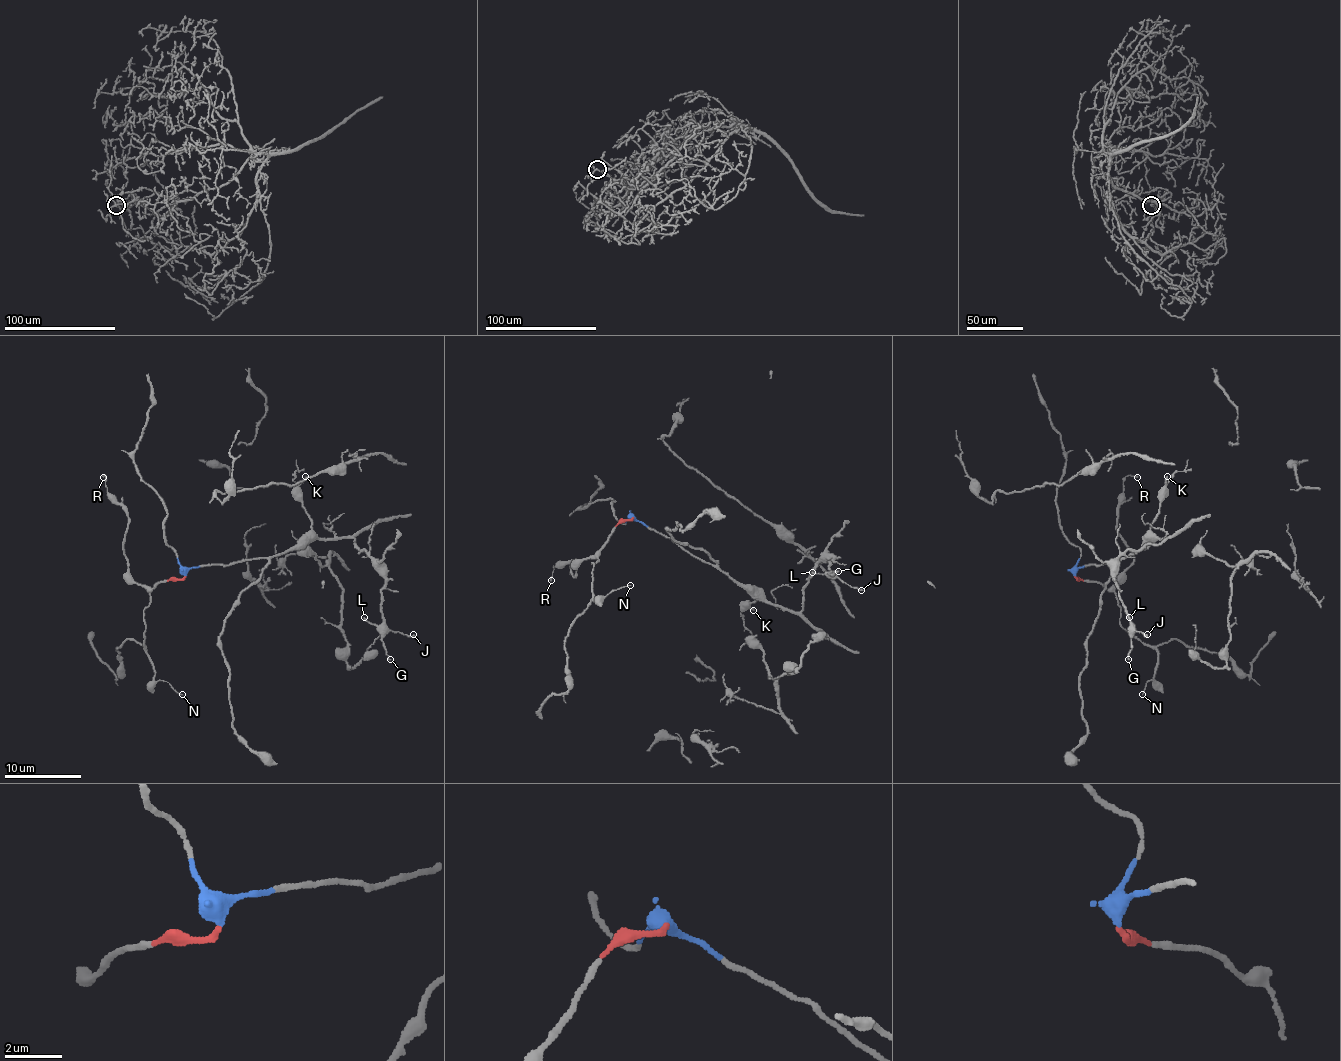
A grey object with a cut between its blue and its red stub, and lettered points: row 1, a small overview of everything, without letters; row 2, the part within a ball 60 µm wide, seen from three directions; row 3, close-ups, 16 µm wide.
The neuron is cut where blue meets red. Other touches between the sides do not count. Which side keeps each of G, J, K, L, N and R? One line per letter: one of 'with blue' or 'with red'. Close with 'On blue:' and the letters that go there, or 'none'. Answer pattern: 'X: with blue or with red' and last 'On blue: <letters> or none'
G: with blue
J: with blue
K: with blue
L: with blue
N: with red
R: with red
On blue: G, J, K, L

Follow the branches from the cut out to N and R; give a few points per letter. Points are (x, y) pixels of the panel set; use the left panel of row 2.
N: (185, 577), (160, 582), (150, 592), (150, 601), (143, 611), (145, 649), (154, 680), (168, 682), (183, 695)
R: (185, 577), (158, 582), (152, 588), (133, 580), (124, 536), (127, 512), (106, 491), (103, 477)

